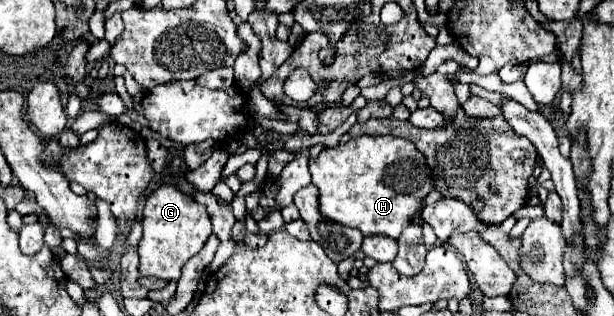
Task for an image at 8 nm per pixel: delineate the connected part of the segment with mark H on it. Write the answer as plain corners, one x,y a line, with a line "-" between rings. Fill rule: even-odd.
354,137
348,143
324,149
316,159
310,159
312,183
320,189
320,213
344,227
360,229
364,235
388,235
398,239
408,227
410,217
418,211
420,201
432,191
430,169
424,155
408,139
398,137

